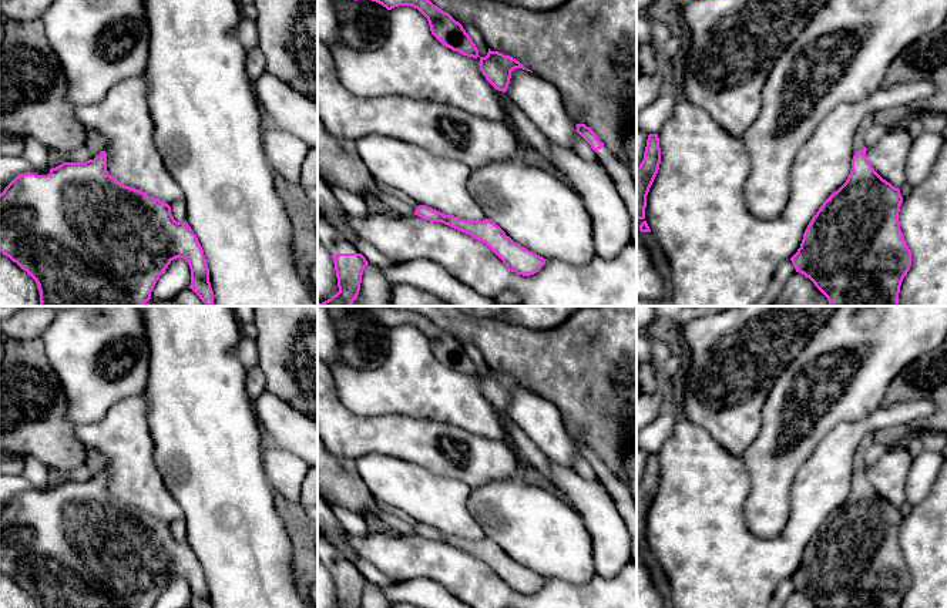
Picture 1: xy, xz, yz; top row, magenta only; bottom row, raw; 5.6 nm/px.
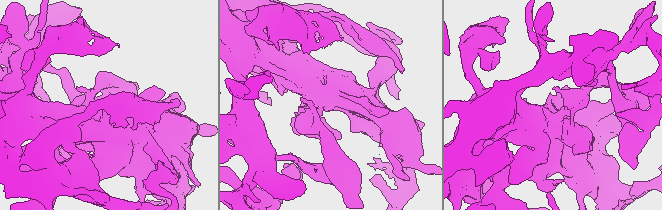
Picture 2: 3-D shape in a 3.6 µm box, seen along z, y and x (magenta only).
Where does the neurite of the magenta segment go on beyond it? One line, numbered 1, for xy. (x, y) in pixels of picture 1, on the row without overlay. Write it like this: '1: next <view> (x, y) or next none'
1: next none

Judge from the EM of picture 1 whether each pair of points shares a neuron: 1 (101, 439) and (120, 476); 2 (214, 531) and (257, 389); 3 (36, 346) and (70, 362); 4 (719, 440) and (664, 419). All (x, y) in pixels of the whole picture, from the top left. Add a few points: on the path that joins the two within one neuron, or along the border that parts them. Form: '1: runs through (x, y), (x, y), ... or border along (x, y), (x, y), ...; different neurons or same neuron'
1: runs through (110, 447), (120, 457), (120, 467); same neuron
2: border along (245, 369), (245, 393), (252, 400); different neurons
3: border along (42, 338), (44, 355), (60, 380); different neurons
4: border along (678, 419), (670, 439), (657, 452); different neurons

